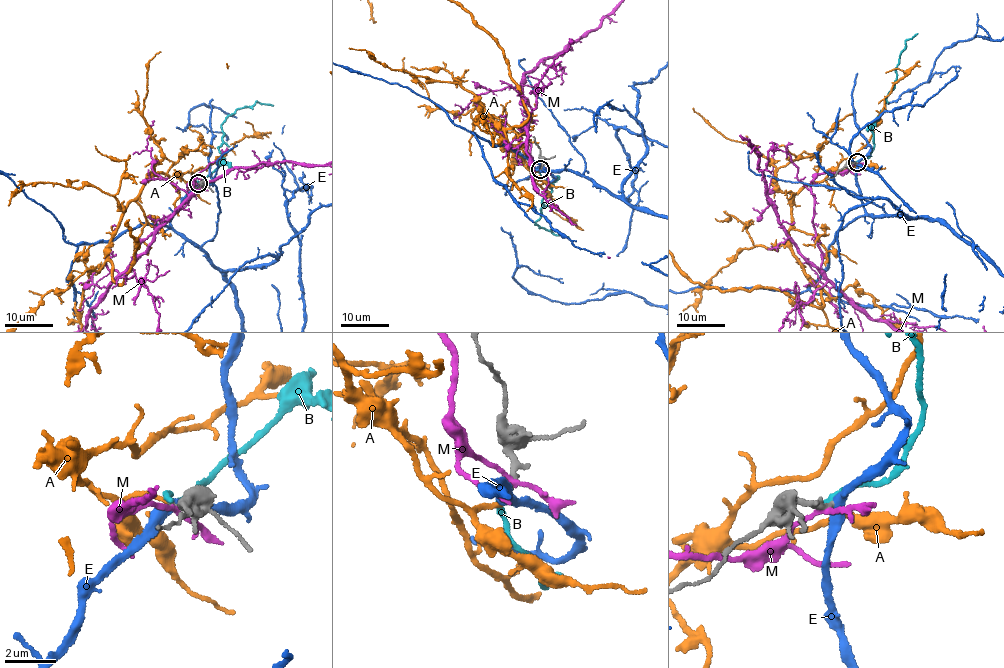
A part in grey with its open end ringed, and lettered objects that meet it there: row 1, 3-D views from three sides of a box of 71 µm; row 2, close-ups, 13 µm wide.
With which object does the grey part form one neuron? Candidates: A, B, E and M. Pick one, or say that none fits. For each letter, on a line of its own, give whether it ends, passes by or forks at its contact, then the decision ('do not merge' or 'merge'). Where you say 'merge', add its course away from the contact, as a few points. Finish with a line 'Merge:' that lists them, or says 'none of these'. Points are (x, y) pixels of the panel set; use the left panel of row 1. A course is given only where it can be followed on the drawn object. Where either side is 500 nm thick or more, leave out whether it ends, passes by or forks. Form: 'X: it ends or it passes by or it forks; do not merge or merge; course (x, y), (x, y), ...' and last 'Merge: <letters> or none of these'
A: it ends; merge
B: it ends; do not merge
E: it passes by; do not merge
M: it passes by; do not merge
Merge: A

